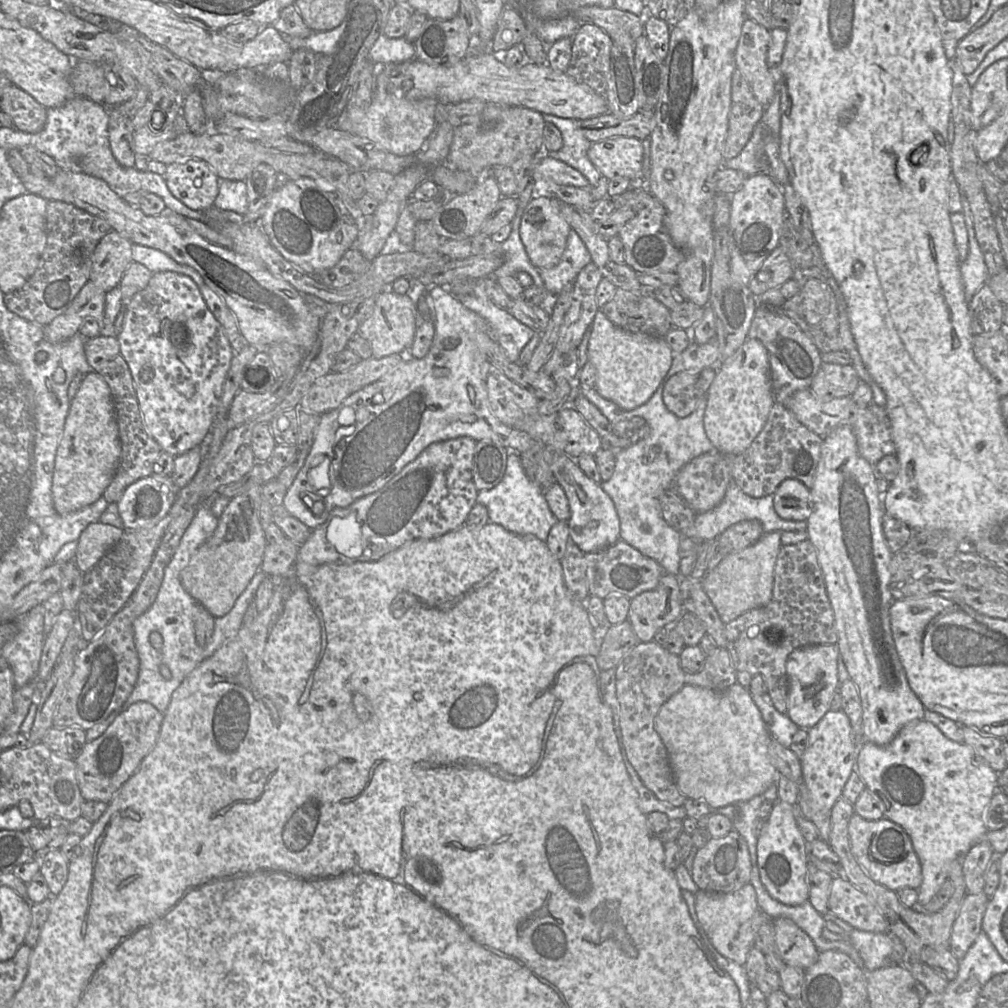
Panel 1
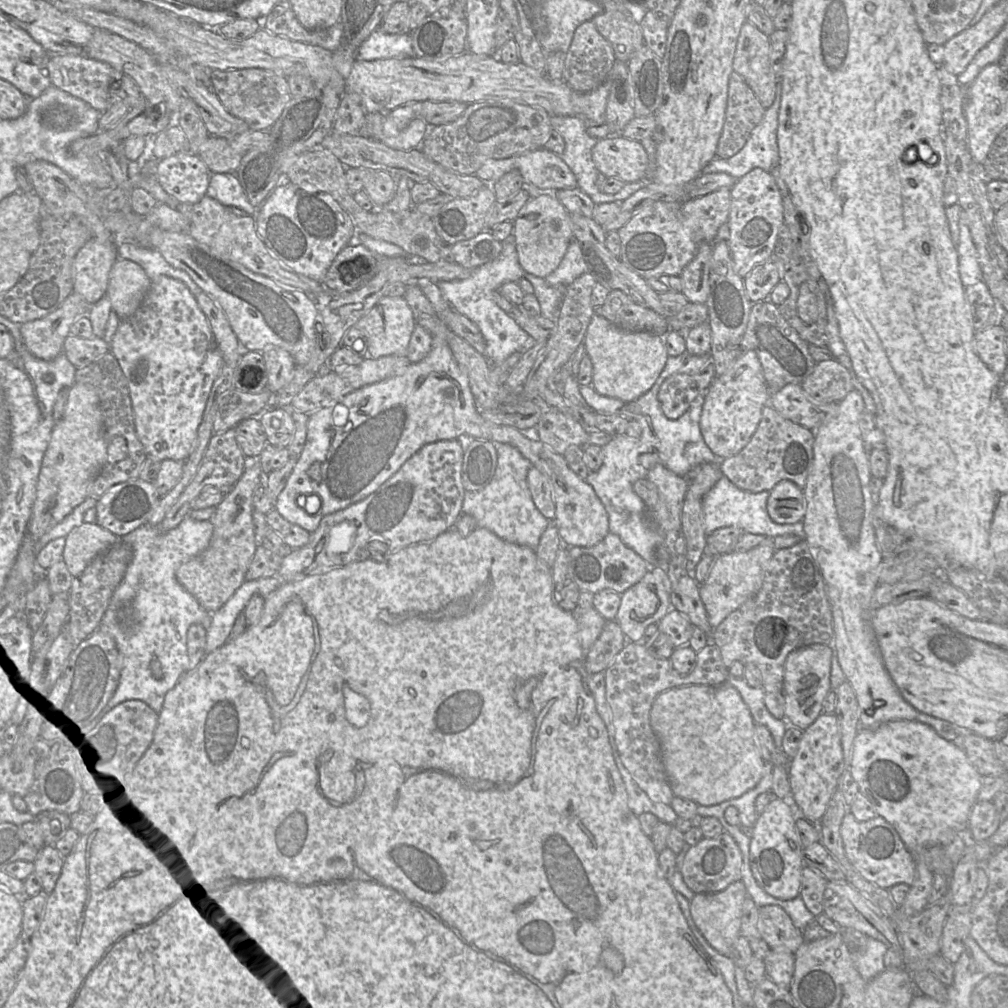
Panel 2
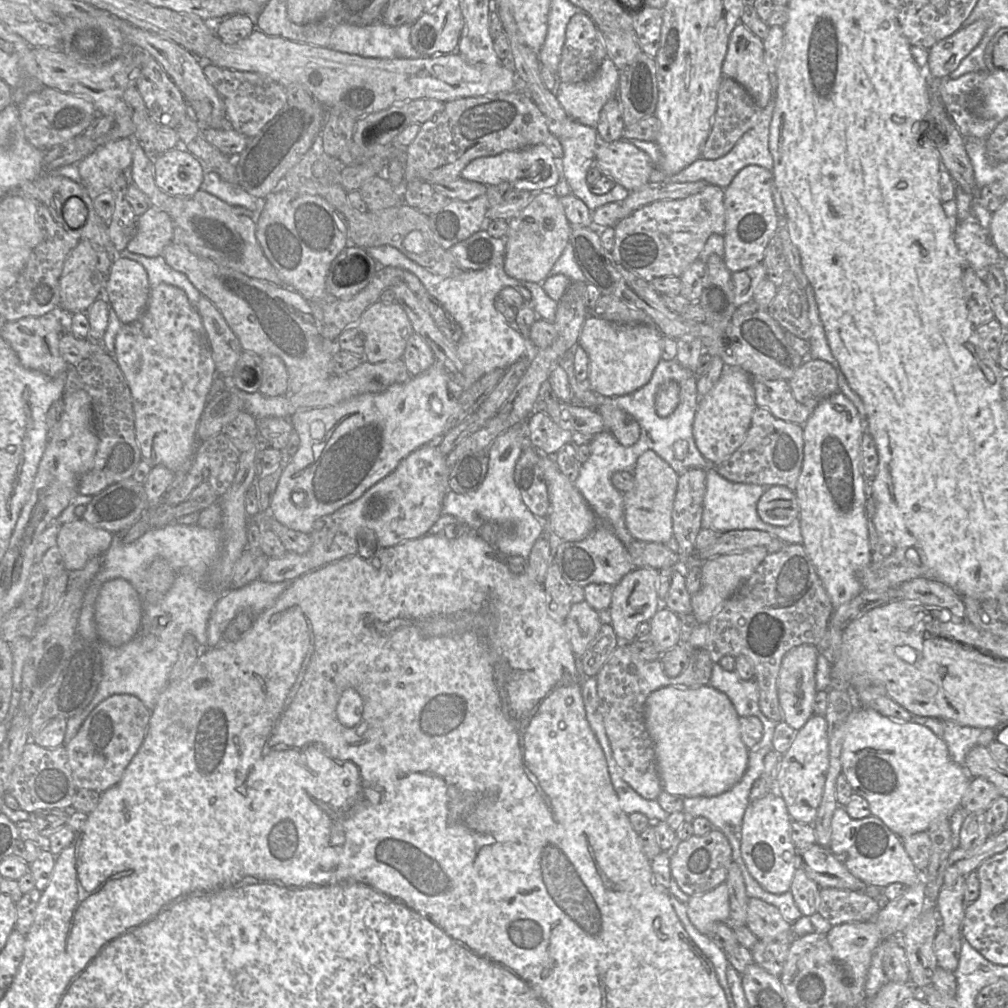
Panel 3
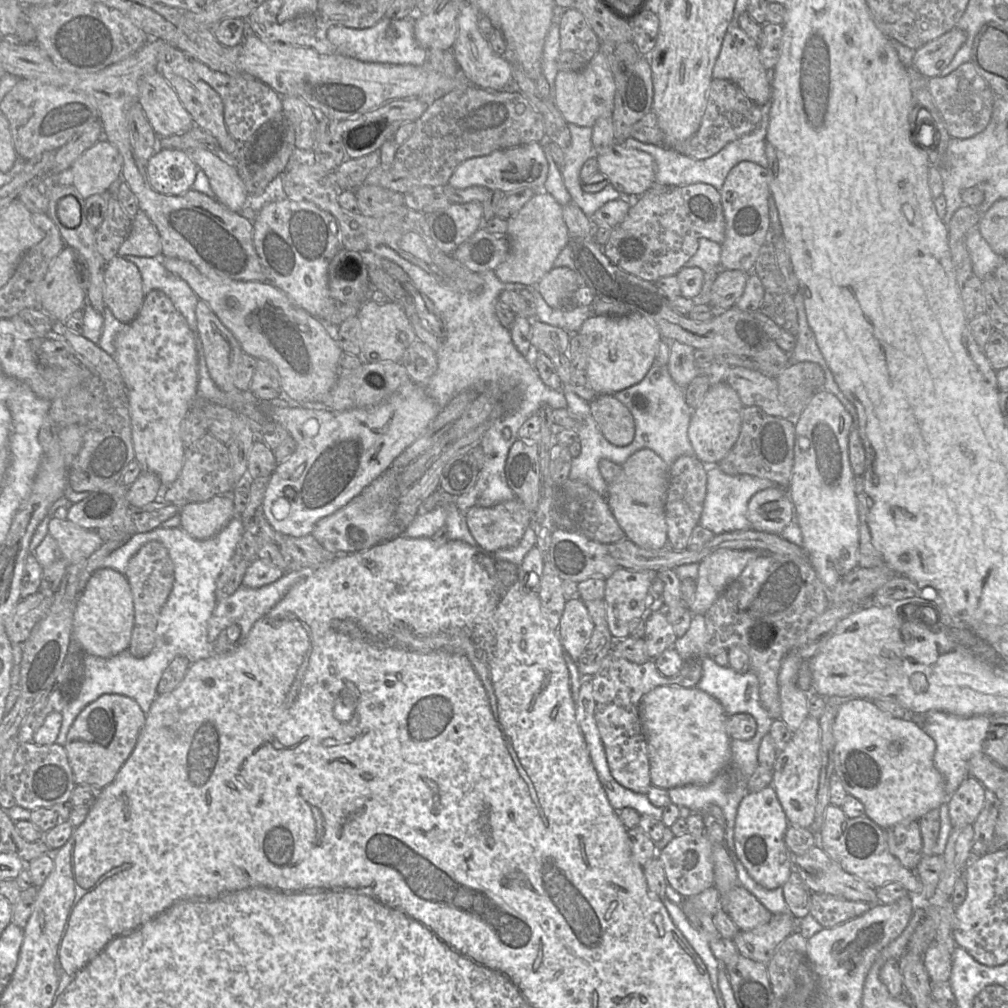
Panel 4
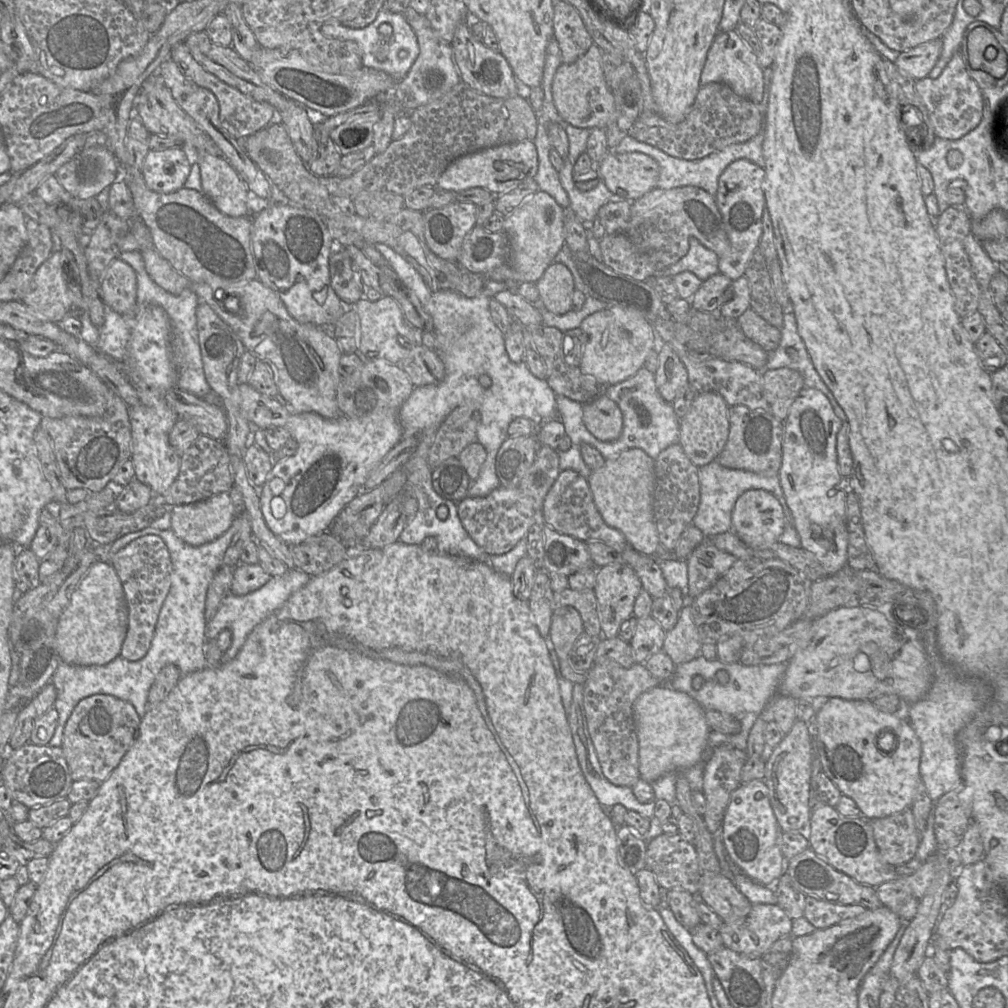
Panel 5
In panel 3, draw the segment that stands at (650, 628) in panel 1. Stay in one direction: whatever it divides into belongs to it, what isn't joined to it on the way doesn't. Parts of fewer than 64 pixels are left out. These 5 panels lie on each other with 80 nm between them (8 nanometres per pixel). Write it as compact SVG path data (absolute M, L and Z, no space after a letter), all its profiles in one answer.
M636 568L626 574L618 584L613 587L612 600L608 609L610 624L622 643L630 643L637 639L639 624L650 619L660 609L657 585L660 571L654 568Z

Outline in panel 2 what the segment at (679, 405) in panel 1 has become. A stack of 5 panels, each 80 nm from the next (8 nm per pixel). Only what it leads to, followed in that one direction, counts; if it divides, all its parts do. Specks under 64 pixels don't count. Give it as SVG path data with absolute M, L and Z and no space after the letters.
M712 360L694 375L671 375L662 383L658 393L658 400L664 415L671 420L680 418L693 400L707 391L715 378Z

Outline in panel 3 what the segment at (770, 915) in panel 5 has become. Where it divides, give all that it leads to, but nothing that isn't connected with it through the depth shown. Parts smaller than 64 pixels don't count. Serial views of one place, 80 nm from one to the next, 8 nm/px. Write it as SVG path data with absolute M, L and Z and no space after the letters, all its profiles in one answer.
M759 940L750 952L756 965L779 978L788 956L789 946L790 942Z

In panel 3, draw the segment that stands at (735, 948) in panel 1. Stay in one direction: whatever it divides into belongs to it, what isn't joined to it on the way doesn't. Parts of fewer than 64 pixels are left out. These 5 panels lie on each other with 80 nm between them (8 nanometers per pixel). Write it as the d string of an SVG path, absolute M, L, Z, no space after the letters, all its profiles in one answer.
M725 883L703 894L691 896L686 905L691 923L706 936L714 923L730 919L730 897Z

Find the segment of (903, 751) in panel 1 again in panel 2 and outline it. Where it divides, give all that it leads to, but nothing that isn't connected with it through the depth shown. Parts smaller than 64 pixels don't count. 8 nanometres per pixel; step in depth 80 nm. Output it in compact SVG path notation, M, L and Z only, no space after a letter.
M894 720L875 729L860 728L854 739L849 770L858 783L860 793L872 802L877 815L896 829L913 855L915 879L899 908L905 915L916 915L930 905L934 878L934 873L924 861L924 847L950 843L956 833L967 830L971 810L978 801L983 776L971 764L958 742L942 738L931 726L917 720Z

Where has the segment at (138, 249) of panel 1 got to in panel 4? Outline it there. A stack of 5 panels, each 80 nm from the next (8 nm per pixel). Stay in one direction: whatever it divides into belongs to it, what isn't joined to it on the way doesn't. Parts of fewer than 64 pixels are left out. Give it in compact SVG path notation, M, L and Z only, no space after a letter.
M121 256L138 268L142 279L142 290L147 295L152 290L164 292L175 308L185 318L189 328L197 333L196 306L198 297L189 285L180 277L168 271L159 257Z

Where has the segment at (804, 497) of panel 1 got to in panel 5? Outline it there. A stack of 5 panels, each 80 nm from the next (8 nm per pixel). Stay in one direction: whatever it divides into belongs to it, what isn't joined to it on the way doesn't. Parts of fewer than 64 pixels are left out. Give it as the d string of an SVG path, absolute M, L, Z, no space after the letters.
M748 490L735 502L732 531L753 550L771 550L787 521L780 502L765 490Z

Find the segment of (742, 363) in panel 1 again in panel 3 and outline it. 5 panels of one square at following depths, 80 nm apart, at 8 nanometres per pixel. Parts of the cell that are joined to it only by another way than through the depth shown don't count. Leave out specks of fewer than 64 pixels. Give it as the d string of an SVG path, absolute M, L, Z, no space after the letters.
M725 368L718 382L700 398L692 434L699 452L705 459L718 465L729 458L744 442L757 408L752 376L737 368Z

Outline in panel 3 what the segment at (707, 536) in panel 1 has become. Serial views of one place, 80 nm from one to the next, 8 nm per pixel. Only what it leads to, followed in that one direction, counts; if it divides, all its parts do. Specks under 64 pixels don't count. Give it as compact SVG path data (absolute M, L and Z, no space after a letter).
M715 468L706 470L706 492L703 500L702 528L719 533L733 530L761 530L779 538L786 544L802 544L799 520L794 520L786 527L772 526L761 520L757 513L760 497L771 486L735 483L722 477Z

